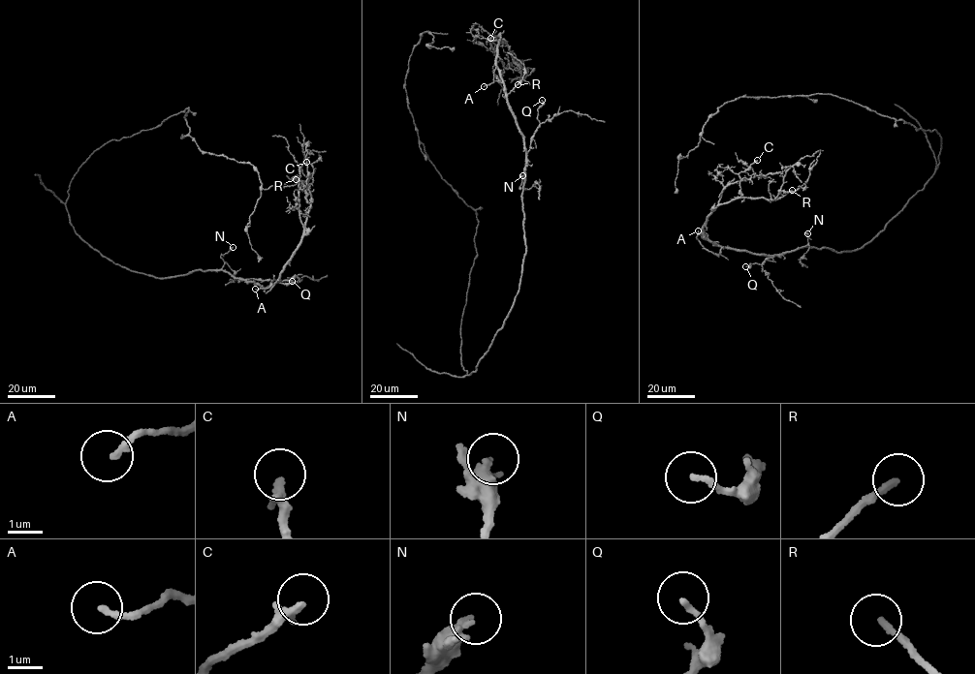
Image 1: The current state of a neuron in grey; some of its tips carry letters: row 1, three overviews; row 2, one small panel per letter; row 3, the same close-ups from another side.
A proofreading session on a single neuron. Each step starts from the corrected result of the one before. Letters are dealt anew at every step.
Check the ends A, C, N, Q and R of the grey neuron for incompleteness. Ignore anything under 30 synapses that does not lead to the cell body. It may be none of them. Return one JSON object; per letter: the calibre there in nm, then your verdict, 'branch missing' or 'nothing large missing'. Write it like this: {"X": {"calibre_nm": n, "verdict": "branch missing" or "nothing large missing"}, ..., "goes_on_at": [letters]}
{"A": {"calibre_nm": 180, "verdict": "nothing large missing"}, "C": {"calibre_nm": 280, "verdict": "branch missing"}, "N": {"calibre_nm": 360, "verdict": "nothing large missing"}, "Q": {"calibre_nm": 160, "verdict": "nothing large missing"}, "R": {"calibre_nm": 180, "verdict": "branch missing"}, "goes_on_at": ["C", "R"]}

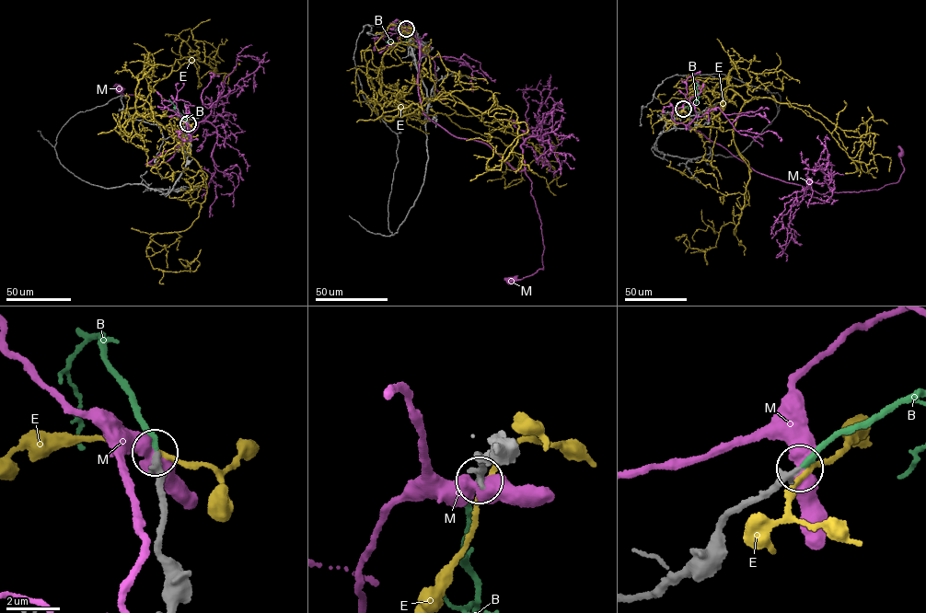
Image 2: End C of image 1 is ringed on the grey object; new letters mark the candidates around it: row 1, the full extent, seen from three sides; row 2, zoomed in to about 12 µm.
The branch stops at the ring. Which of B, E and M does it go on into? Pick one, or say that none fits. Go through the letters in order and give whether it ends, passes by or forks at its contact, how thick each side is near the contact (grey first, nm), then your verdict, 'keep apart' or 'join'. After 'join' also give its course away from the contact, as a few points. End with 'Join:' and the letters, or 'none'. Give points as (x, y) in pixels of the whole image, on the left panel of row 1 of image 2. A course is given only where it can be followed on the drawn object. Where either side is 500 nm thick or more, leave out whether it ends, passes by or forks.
B: it ends; calibres 300 and 240 nm; join; course (188, 123), (170, 99)
E: it passes by; calibres 280 and 170 nm; keep apart
M: calibres 320 and 600 nm; keep apart
Join: B

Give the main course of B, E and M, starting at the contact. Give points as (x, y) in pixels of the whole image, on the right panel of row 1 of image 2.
B: (683, 109), (696, 104), (699, 97), (696, 84)
E: (683, 109), (733, 130), (750, 170), (735, 235), (721, 226), (707, 264), (685, 236)
M: (683, 109), (674, 109), (673, 121), (755, 171), (821, 194), (897, 182), (901, 153)

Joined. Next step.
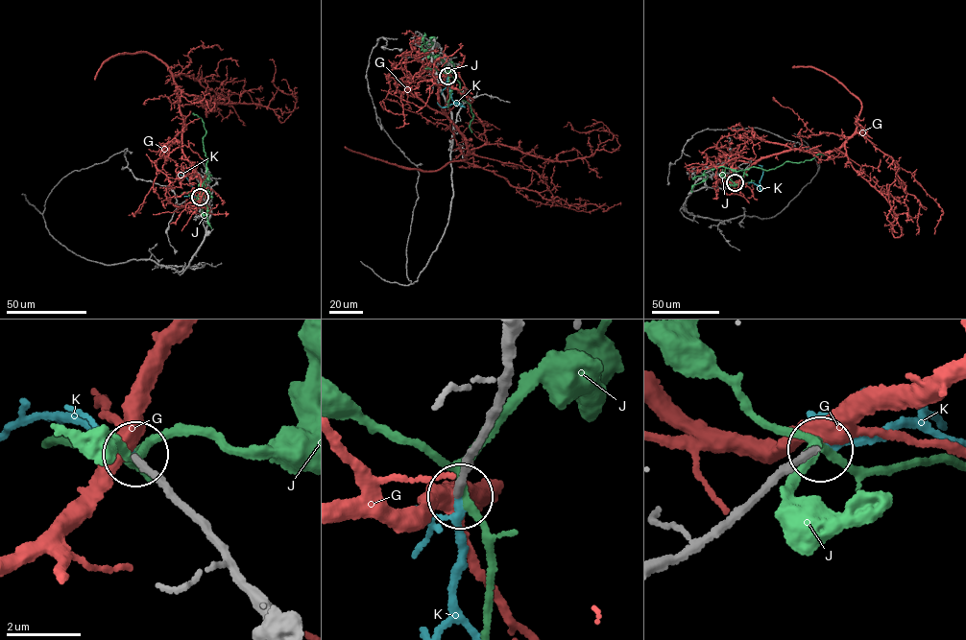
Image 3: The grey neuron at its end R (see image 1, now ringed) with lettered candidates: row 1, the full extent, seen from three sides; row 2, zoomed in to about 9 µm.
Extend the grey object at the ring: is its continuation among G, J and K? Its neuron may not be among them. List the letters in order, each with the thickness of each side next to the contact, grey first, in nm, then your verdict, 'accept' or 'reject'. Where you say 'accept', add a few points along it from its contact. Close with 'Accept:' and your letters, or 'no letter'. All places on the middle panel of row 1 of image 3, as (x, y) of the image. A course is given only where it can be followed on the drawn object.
G: calibres 190 and 400 nm; reject
J: calibres 200 and 180 nm; reject
K: calibres 190 and 150 nm; accept; course (447, 76), (452, 100), (464, 106), (456, 102), (441, 106), (437, 103)
Accept: K

